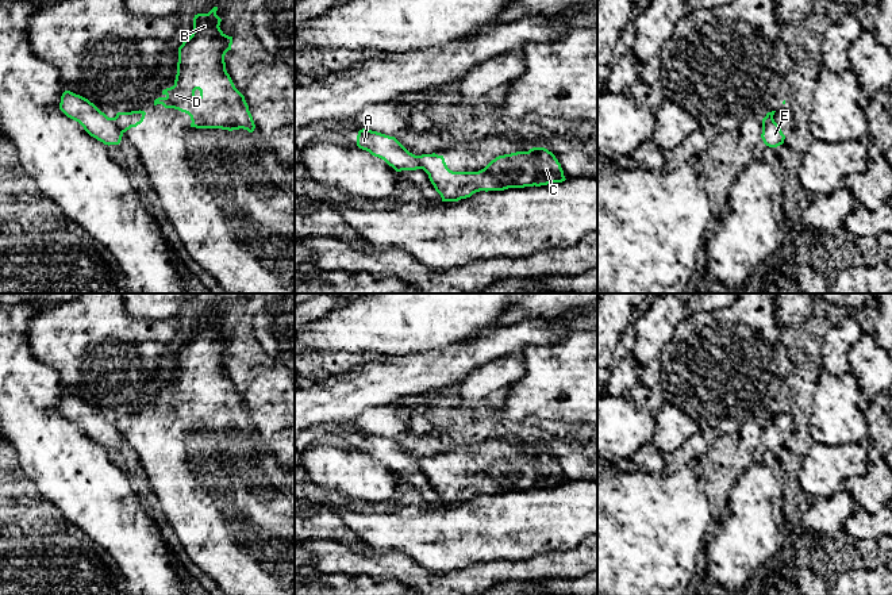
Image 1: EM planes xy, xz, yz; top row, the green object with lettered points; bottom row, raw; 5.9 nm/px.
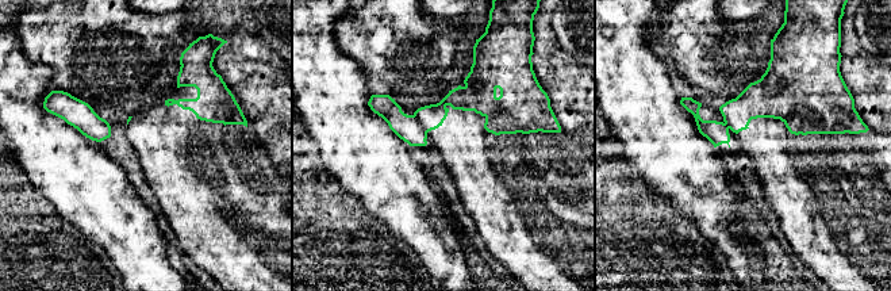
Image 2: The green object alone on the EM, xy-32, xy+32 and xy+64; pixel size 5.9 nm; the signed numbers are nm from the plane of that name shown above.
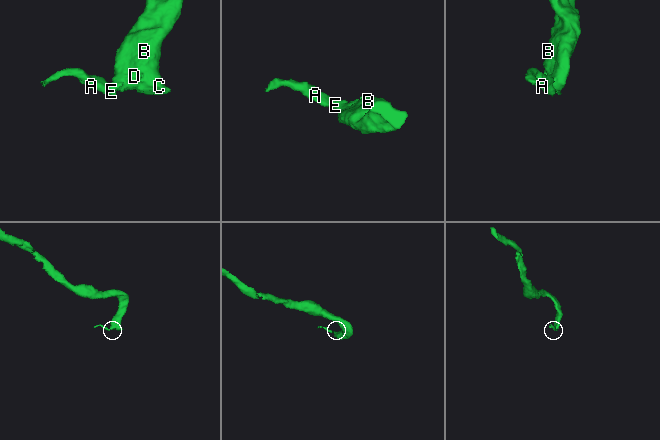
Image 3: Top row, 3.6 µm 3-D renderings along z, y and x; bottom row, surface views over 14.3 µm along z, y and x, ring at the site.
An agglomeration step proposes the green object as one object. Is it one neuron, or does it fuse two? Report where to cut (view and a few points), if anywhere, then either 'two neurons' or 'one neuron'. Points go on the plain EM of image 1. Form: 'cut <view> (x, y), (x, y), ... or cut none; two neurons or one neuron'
cut xy (112, 421), (123, 434); two neurons

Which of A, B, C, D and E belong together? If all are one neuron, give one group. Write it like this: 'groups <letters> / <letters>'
groups A E / B C D

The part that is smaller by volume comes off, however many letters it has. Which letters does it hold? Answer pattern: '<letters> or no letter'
A, E

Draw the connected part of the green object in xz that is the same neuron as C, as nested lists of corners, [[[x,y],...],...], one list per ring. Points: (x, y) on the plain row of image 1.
[[[545,450],[499,458],[478,475],[453,475],[443,458],[419,458],[442,504],[458,504],[480,494],[541,490],[565,484],[564,473],[555,458]]]

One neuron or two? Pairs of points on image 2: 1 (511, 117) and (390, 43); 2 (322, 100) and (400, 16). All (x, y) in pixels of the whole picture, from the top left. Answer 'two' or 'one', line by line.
1: two
2: two

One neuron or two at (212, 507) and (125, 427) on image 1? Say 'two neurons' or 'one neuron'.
one neuron

